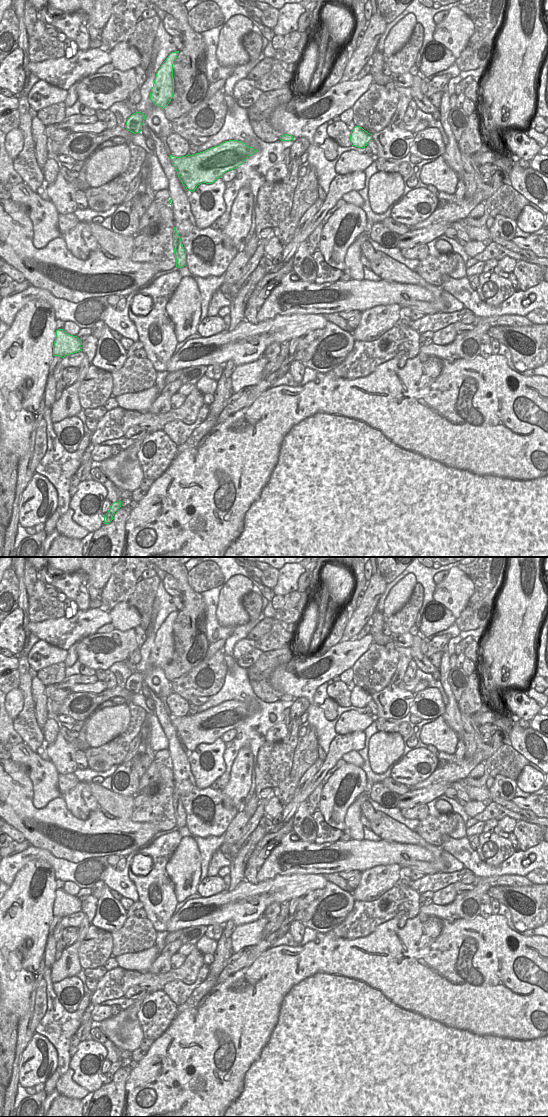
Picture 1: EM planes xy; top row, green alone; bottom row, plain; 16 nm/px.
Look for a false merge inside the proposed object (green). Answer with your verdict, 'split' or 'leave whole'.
split

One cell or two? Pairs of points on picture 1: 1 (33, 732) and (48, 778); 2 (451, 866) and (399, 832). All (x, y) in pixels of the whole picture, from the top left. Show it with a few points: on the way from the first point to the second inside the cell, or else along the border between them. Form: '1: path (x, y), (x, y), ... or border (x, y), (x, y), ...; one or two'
1: border (23, 741), (35, 753); two
2: path (441, 852), (413, 838); one

